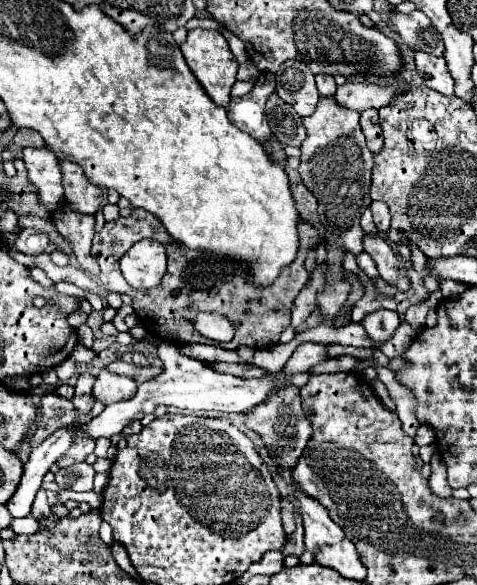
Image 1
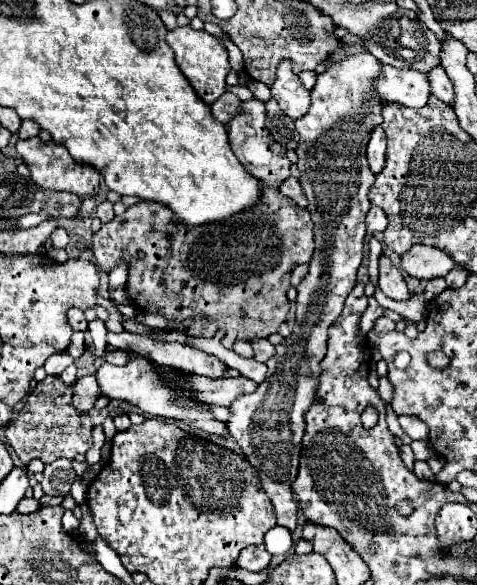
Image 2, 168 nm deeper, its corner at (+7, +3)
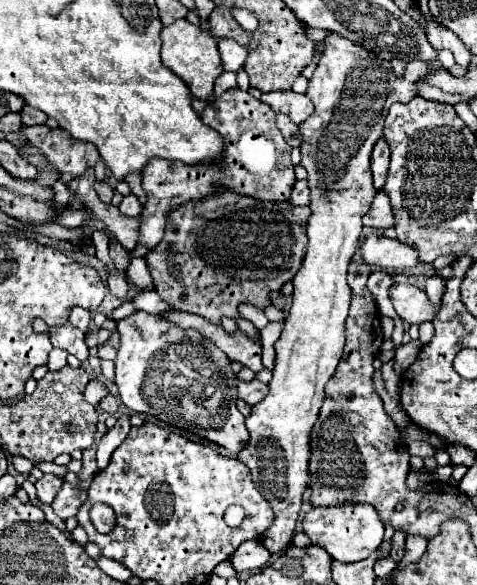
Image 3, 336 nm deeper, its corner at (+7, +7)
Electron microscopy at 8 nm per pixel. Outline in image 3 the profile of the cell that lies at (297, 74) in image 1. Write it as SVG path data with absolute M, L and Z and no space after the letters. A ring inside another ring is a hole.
M294 90L268 92L268 94L262 94L260 100L266 102L274 112L282 112L282 114L290 116L290 120L294 124L304 122L314 112L314 104L308 100L308 96L296 94Z

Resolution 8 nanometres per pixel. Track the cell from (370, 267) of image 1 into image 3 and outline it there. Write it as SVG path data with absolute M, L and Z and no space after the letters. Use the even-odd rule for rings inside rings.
M372 272L370 278L368 278L368 290L370 294L374 296L376 304L378 304L378 310L382 316L396 316L394 312L394 306L390 302L390 296L388 296L388 288L394 284L394 278L390 274L384 274L384 272Z

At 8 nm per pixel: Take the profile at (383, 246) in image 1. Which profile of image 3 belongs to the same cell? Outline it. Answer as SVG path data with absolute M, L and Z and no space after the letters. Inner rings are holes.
M394 284L390 288L390 298L396 314L410 324L422 324L434 318L434 306L420 288L410 288L408 284Z

